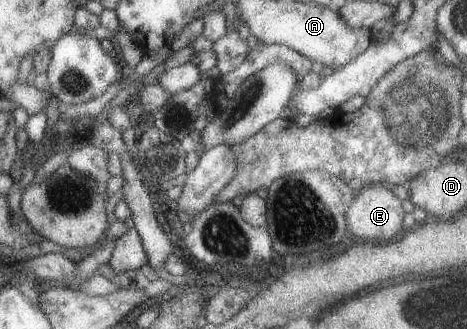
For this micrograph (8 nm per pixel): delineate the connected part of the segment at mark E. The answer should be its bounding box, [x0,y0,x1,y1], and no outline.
[345,184,402,241]

